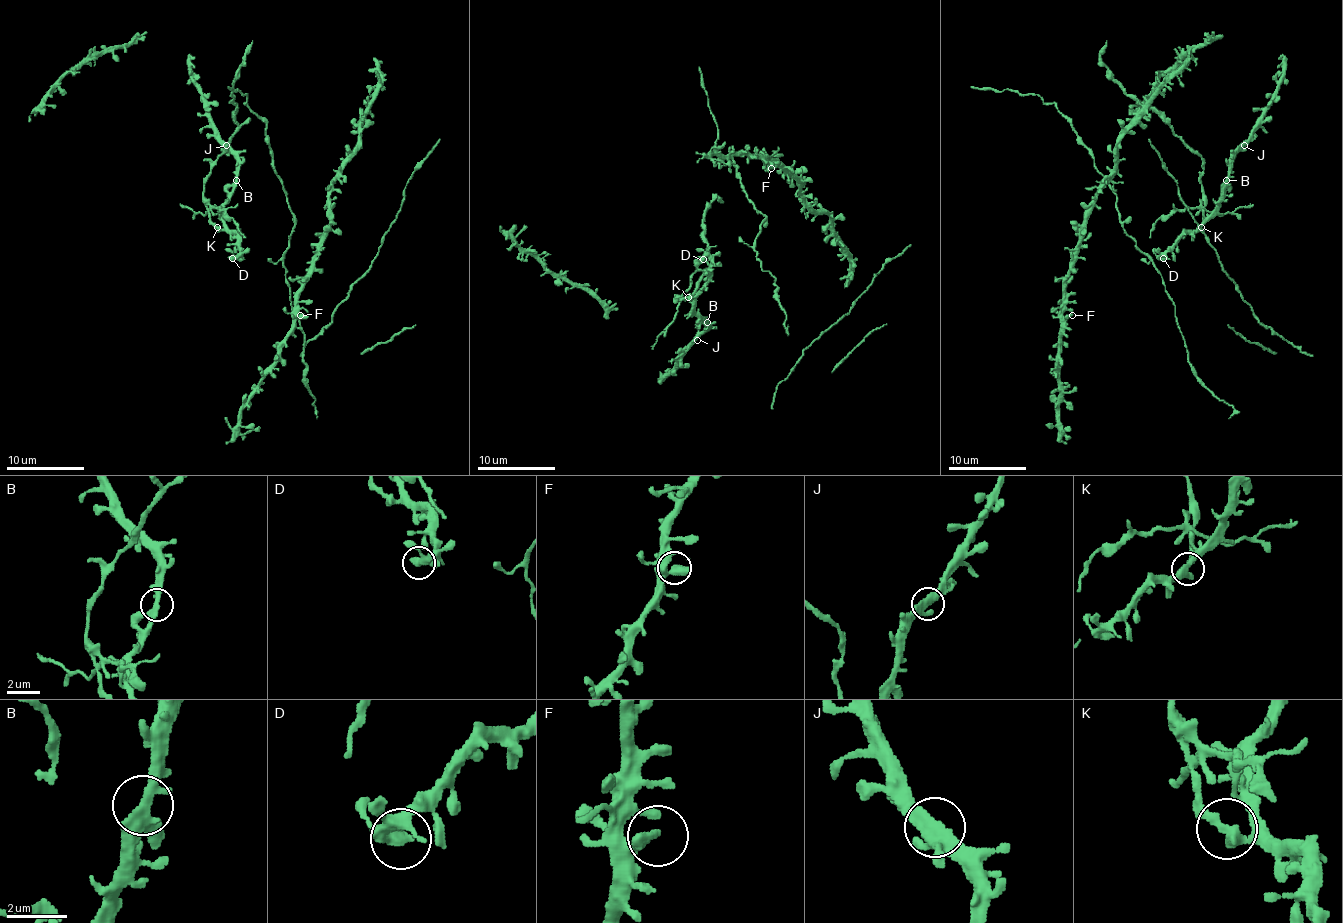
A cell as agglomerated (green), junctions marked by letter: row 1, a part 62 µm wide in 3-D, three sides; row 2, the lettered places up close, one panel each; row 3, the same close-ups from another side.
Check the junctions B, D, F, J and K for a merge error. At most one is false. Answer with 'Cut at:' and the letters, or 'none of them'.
Cut at: K

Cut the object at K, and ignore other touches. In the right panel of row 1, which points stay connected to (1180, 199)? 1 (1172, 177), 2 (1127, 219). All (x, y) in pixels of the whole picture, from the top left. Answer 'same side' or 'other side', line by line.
1: same side
2: same side

